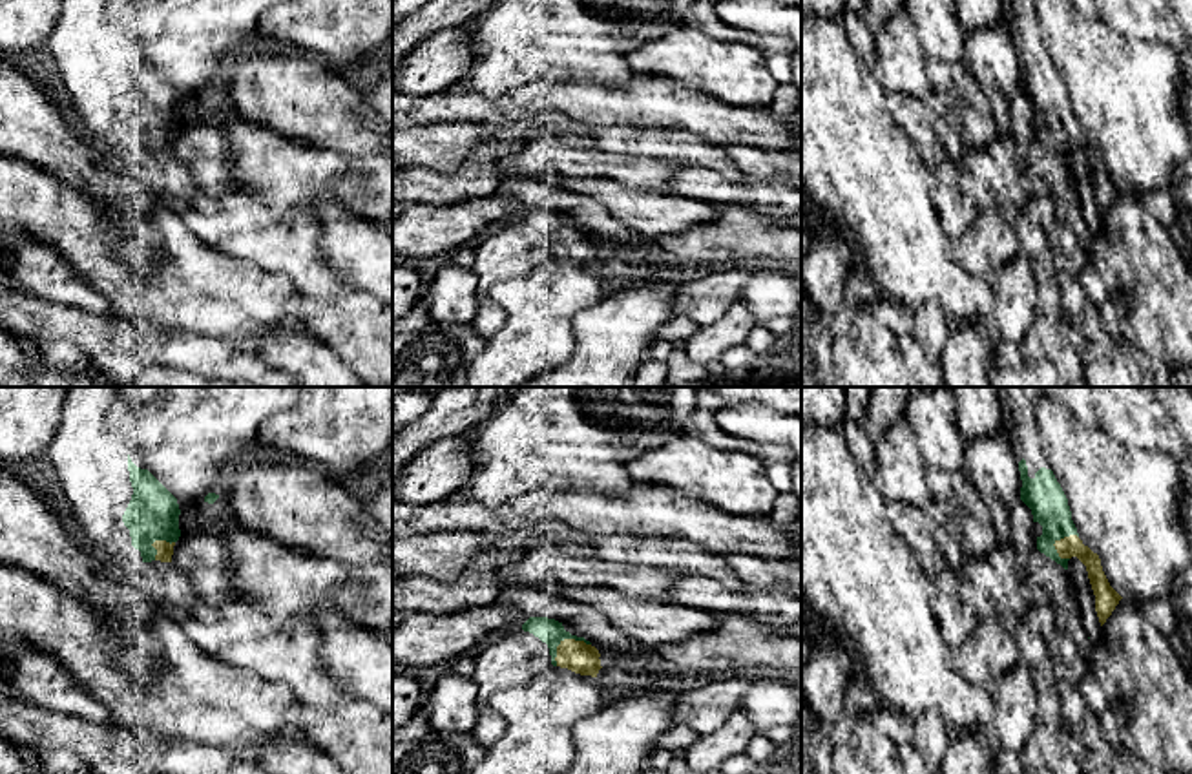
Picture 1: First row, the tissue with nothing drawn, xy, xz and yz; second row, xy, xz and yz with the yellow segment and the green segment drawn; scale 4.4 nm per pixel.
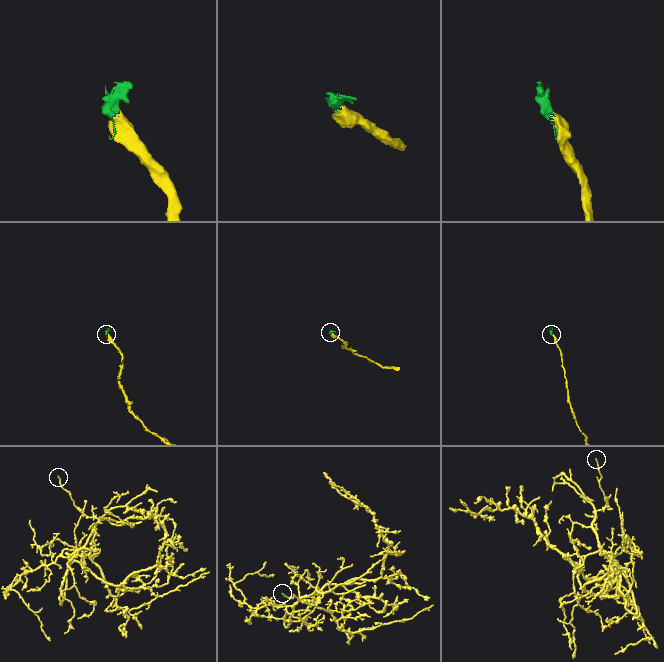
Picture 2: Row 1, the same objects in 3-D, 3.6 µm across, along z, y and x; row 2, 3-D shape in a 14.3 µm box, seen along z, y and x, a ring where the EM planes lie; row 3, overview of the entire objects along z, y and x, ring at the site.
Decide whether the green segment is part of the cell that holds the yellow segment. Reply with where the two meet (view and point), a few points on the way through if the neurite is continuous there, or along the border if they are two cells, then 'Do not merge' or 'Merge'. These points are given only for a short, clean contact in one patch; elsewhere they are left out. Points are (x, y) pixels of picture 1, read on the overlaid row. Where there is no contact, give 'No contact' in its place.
Touches yellow at xz (564, 639). Merge

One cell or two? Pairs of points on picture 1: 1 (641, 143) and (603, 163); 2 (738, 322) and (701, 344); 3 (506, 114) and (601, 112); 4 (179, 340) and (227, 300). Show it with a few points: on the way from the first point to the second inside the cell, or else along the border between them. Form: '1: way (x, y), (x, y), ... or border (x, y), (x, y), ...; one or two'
1: border (601, 146), (612, 152), (650, 156), (663, 161); two
2: way (729, 331), (711, 342); one
3: way (530, 101), (577, 101); one
4: border (170, 327), (223, 336), (232, 342); two

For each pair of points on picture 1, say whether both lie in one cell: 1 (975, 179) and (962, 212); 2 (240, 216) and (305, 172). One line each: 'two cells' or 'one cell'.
1: two cells
2: two cells

